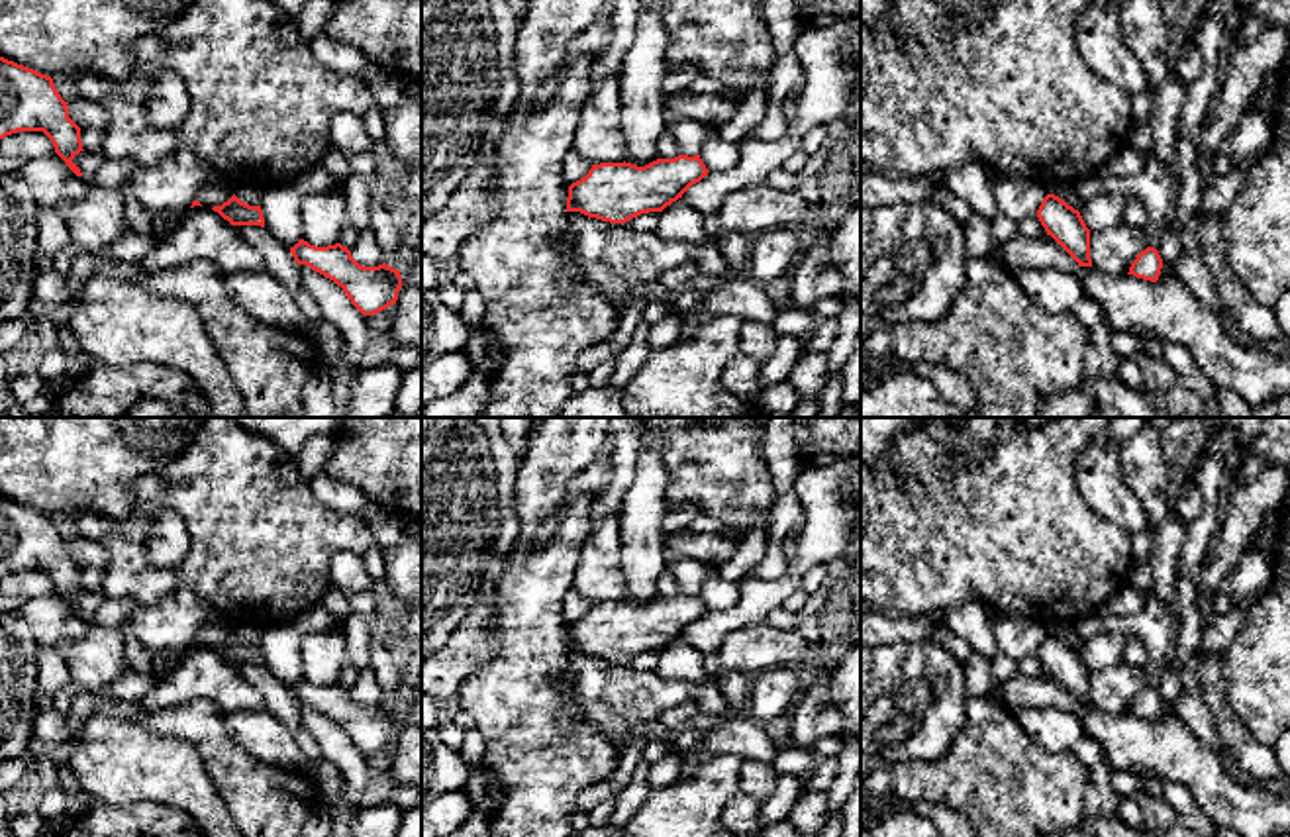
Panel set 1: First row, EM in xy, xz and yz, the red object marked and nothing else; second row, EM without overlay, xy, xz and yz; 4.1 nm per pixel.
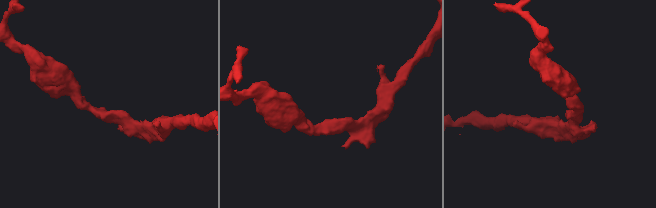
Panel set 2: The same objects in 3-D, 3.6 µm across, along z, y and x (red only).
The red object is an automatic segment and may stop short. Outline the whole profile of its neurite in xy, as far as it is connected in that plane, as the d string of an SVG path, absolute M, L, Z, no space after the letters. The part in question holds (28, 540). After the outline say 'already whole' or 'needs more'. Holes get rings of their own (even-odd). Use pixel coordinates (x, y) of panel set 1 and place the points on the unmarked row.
M0 496L0 578L18 570L43 570L67 606L82 615L73 602L84 590L80 566L69 557L67 543L51 516Z; already whole

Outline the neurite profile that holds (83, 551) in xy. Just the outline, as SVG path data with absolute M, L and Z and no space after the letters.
M76 537L67 547L69 557L80 566L82 588L100 590L110 563L108 551L86 537Z

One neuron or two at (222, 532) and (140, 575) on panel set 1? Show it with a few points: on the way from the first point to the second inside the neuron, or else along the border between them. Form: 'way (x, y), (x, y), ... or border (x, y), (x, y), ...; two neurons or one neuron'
way (204, 553), (181, 577), (161, 577); one neuron

